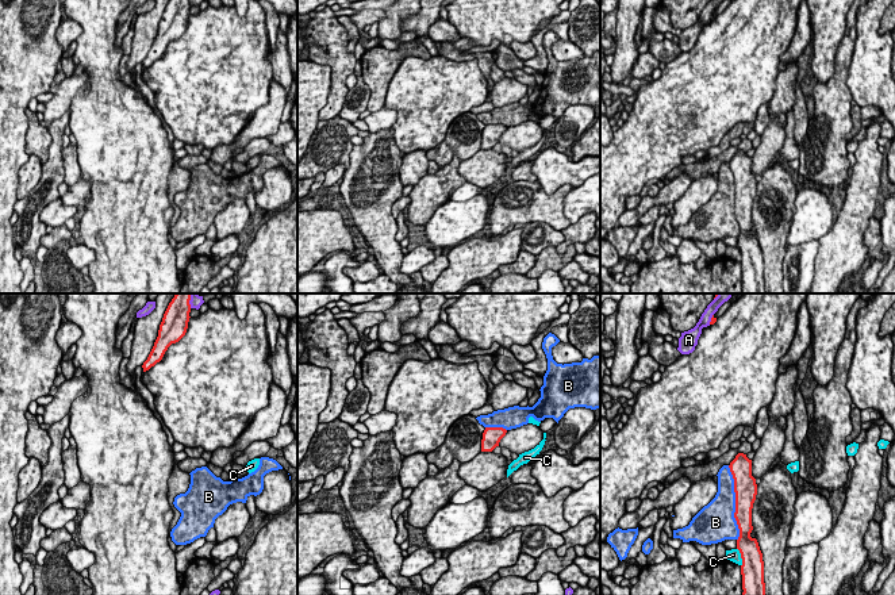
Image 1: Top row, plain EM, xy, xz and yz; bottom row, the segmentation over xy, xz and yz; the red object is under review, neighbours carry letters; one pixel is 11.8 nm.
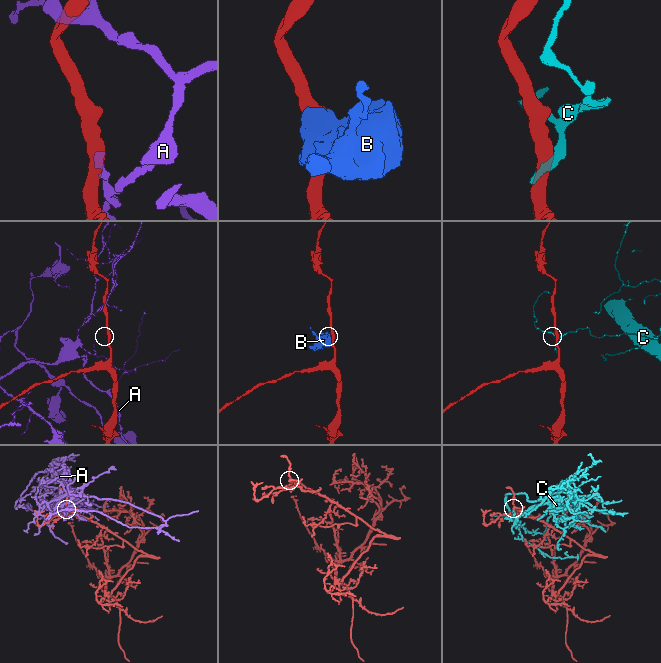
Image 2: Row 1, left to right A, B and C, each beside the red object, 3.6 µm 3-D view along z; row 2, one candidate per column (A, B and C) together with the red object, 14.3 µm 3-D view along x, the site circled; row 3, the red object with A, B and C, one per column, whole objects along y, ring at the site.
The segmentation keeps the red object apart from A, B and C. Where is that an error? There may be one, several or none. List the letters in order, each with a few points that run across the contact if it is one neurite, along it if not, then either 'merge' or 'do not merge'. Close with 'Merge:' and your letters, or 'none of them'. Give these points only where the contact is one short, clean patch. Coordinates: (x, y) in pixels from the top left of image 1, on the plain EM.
A: do not merge
B: do not merge
C: do not merge
Merge: none of them

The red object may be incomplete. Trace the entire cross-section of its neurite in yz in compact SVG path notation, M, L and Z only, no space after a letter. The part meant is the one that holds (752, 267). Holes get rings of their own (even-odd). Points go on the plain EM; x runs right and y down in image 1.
M738 150L729 165L734 176L734 215L740 226L737 246L742 256L742 293L765 293L763 250L757 237L750 234L752 206L757 192L756 176L752 173L752 157Z

